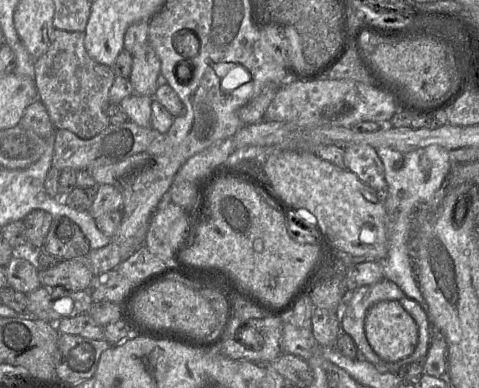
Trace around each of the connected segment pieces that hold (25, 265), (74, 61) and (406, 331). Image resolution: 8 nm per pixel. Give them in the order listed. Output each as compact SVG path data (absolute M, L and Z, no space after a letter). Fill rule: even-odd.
M12 257L5 266L9 287L25 294L41 286L39 269L30 257Z
M55 29L51 33L48 50L34 62L34 70L38 98L45 105L55 129L66 129L82 139L89 139L110 125L106 108L111 103L109 91L116 76L112 67L100 64L88 55L84 46L84 37L84 32Z
M381 301L367 312L364 321L366 339L386 362L410 356L418 343L418 326L399 301Z

